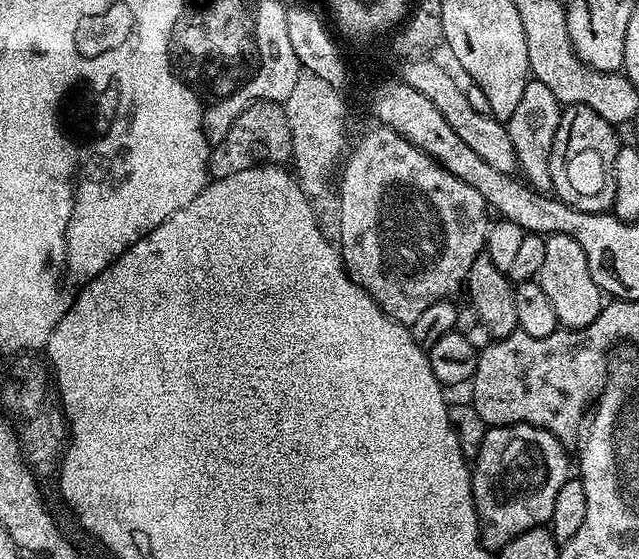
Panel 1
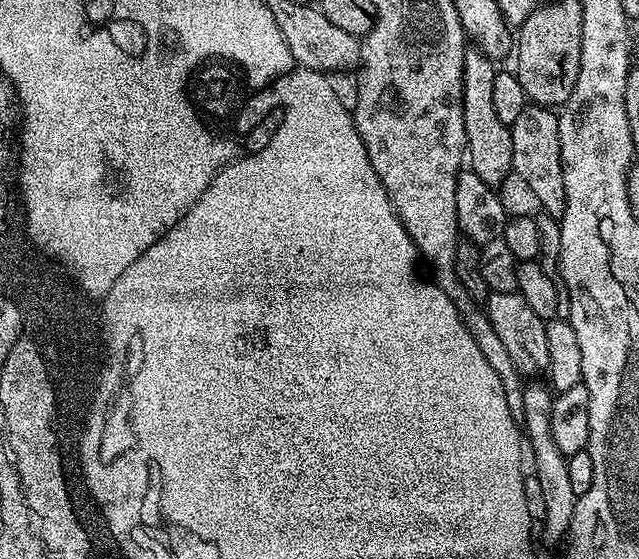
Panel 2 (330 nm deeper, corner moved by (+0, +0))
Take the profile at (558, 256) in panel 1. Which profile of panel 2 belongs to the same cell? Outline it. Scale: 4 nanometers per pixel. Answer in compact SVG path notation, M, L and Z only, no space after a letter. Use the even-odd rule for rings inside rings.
M529 106L522 114L518 114L518 122L510 125L512 130L512 172L526 180L527 185L534 190L537 205L547 215L557 218L563 216L566 210L566 186L562 182L562 154L558 142L559 115L548 106Z

